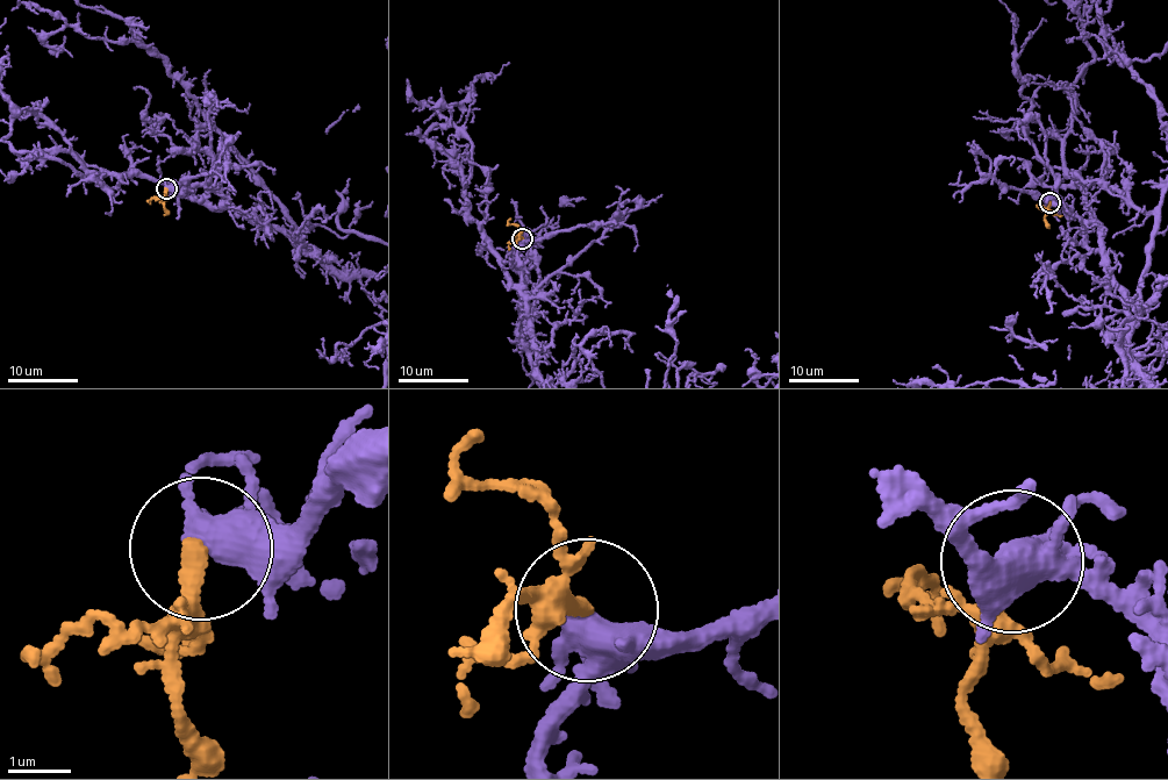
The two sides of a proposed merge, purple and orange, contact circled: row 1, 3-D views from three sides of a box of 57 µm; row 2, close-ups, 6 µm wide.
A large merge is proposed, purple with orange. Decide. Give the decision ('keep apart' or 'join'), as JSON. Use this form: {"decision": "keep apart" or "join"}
{"decision": "keep apart"}

